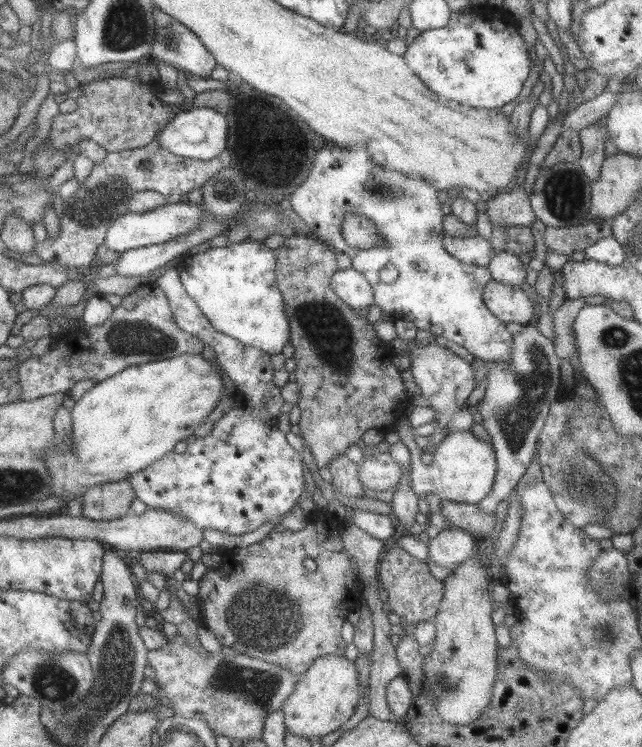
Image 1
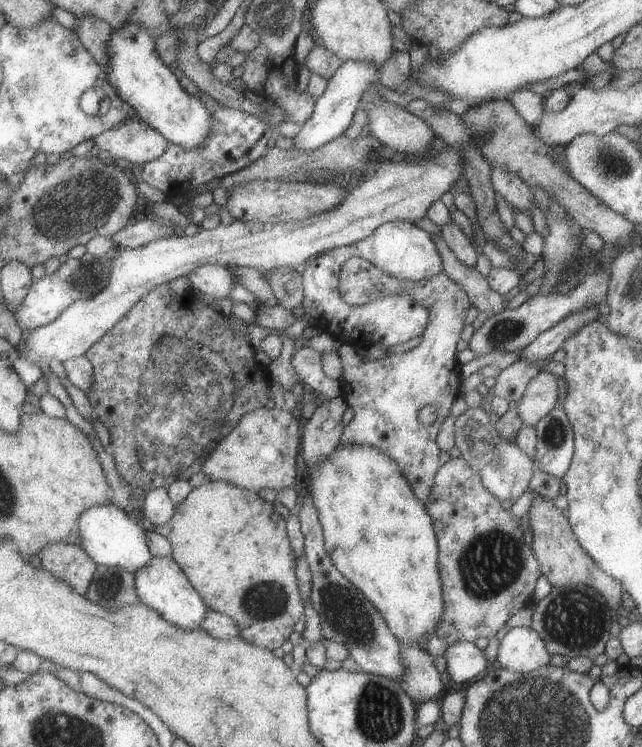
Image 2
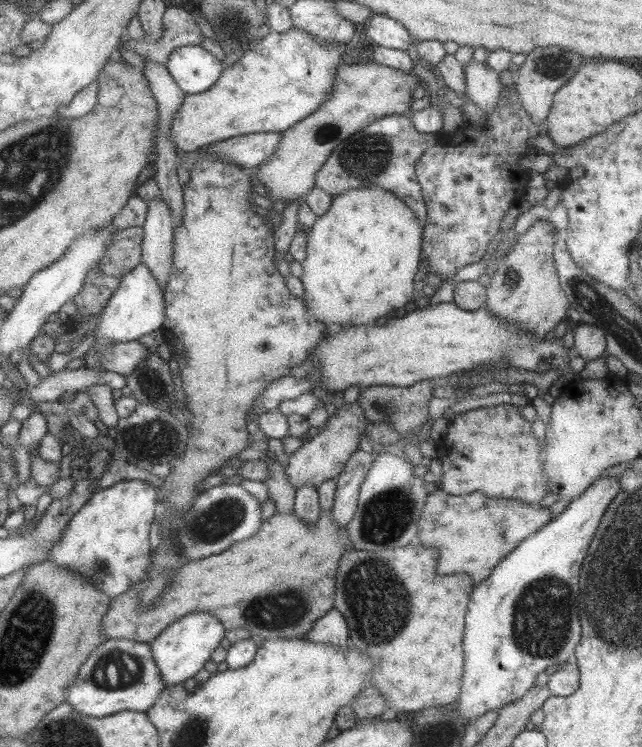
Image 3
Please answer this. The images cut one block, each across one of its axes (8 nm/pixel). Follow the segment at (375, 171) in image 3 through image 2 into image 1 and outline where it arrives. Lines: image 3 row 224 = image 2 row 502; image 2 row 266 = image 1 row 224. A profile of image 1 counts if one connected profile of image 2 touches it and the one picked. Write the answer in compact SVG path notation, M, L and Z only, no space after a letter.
M348 214L342 224L342 237L349 246L369 250L374 247L385 246L386 242L380 234L376 224L360 214Z

